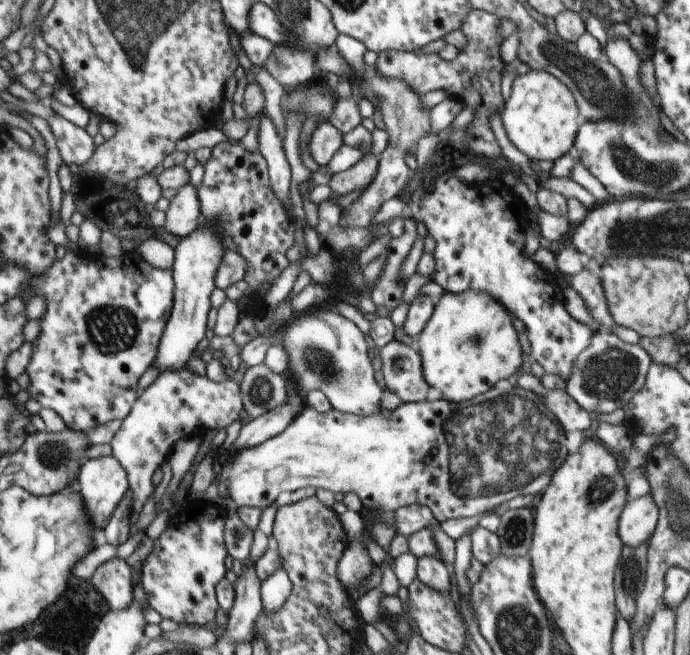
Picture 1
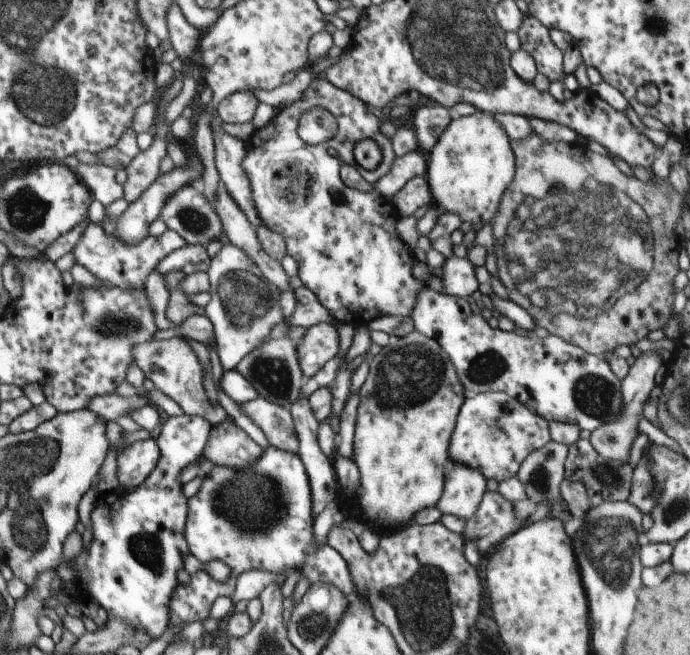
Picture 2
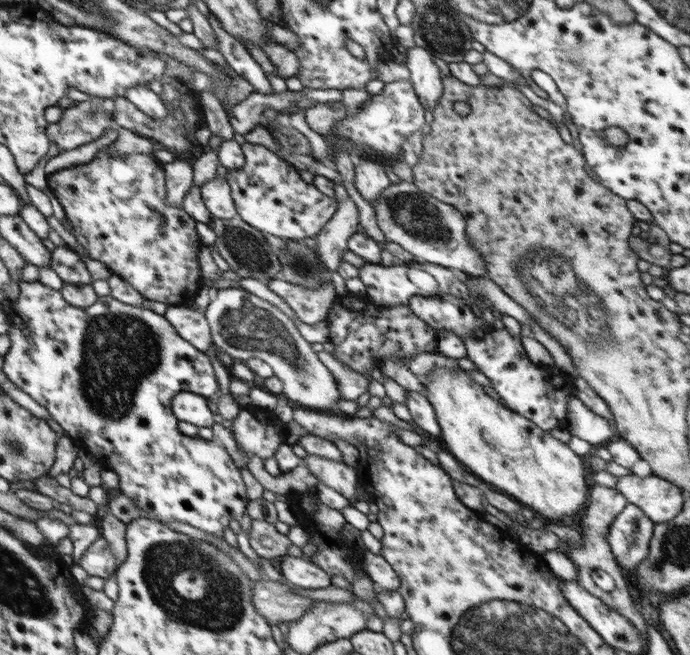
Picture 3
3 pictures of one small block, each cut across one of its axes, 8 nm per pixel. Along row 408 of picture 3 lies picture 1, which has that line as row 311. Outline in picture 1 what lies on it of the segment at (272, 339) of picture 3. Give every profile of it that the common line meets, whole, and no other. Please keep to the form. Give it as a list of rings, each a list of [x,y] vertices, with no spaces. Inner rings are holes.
[[[324,306],[295,315],[287,326],[286,330],[282,329],[272,337],[258,335],[245,344],[238,352],[240,360],[248,366],[260,364],[270,345],[285,346],[289,364],[286,373],[296,382],[299,394],[305,397],[310,390],[321,390],[332,409],[358,416],[370,416],[381,410],[380,397],[384,390],[376,383],[365,334],[353,321]]]

